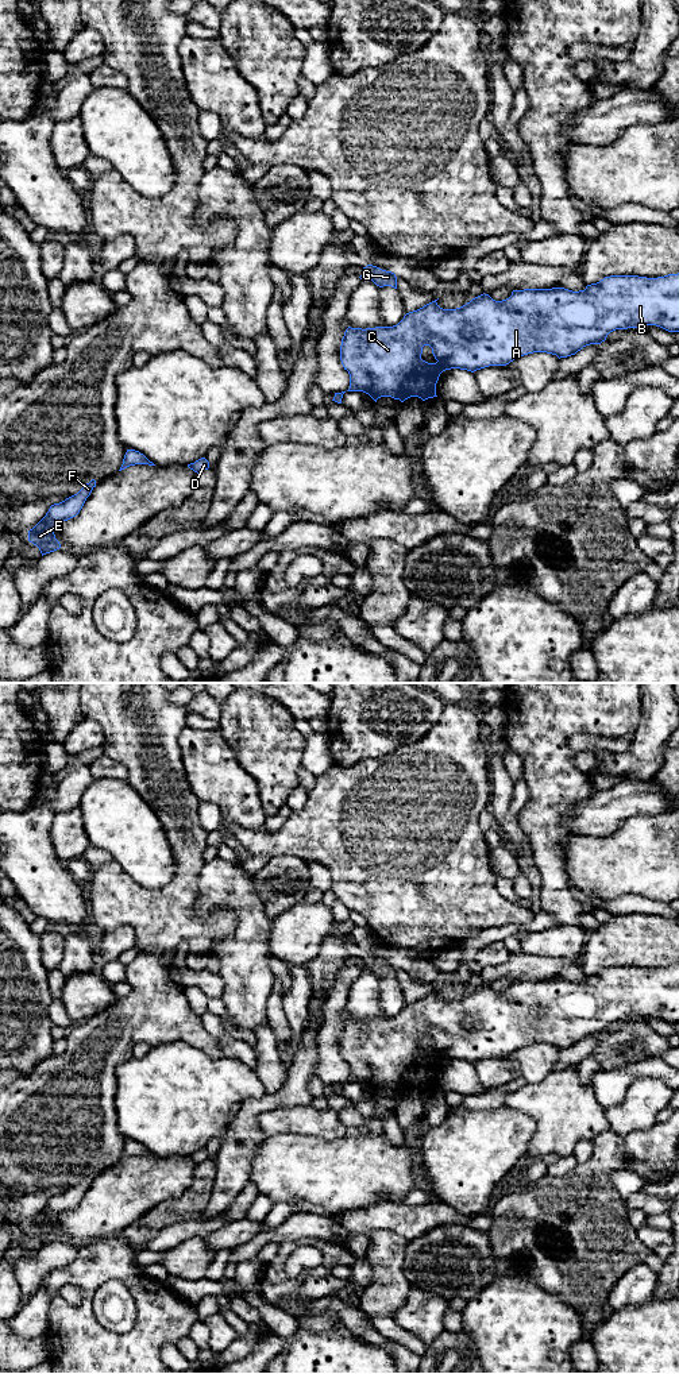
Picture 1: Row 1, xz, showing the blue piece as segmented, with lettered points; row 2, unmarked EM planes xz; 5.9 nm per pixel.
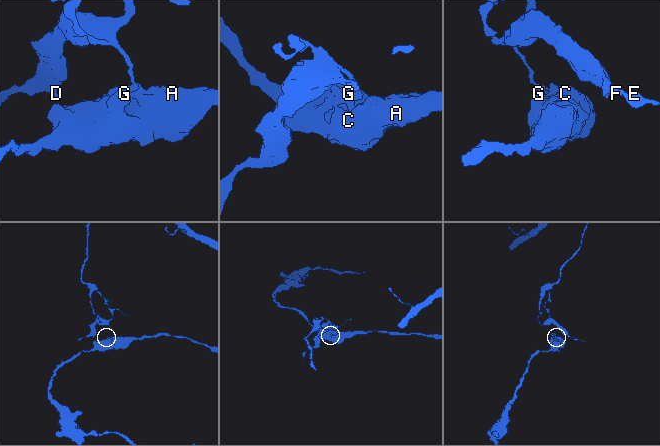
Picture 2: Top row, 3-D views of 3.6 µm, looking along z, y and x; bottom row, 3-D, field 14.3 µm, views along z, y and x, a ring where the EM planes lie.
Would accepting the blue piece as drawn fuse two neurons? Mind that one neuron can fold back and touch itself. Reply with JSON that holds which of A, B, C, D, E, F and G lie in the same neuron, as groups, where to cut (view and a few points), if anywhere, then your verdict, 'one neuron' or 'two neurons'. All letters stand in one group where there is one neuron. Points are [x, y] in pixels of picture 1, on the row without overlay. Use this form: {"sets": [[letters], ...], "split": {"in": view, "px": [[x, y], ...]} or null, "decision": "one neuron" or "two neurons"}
{"sets": [["A", "B", "C"], ["D", "E", "F", "G"]], "split": {"in": "xz", "px": [[363, 963], [373, 971]]}, "decision": "two neurons"}

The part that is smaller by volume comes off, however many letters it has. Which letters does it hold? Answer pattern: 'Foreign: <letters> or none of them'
Foreign: D, E, F, G

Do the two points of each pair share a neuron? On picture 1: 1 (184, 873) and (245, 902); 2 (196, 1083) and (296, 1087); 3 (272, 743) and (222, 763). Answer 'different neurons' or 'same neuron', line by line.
1: different neurons
2: different neurons
3: different neurons

